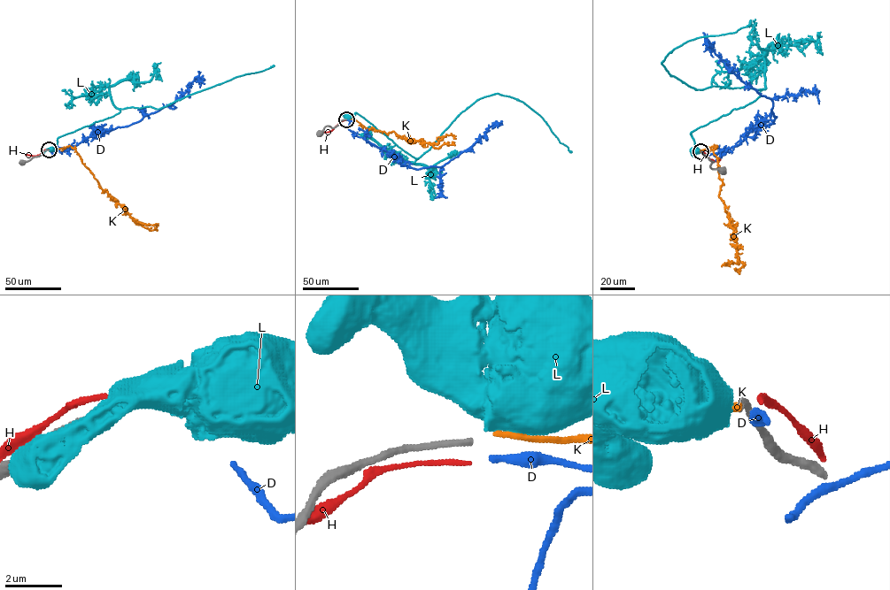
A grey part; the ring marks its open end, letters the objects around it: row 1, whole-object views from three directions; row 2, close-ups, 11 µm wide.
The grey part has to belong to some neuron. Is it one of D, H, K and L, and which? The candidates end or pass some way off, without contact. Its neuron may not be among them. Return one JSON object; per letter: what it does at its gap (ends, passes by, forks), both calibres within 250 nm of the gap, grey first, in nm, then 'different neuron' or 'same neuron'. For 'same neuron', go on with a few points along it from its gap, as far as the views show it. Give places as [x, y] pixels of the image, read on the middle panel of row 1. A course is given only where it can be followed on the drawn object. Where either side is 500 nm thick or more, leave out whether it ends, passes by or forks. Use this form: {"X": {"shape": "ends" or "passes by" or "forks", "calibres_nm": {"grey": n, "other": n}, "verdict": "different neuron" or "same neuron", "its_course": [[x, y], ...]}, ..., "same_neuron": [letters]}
{"D": {"shape": "ends", "calibres_nm": {"grey": 240, "other": 280}, "verdict": "different neuron"}, "H": {"shape": "ends", "calibres_nm": {"grey": 240, "other": 150}, "verdict": "different neuron"}, "K": {"shape": "ends", "calibres_nm": {"grey": 240, "other": 200}, "verdict": "different neuron"}, "L": {"calibres_nm": {"grey": 240, "other": 800}, "verdict": "different neuron"}, "same_neuron": []}

